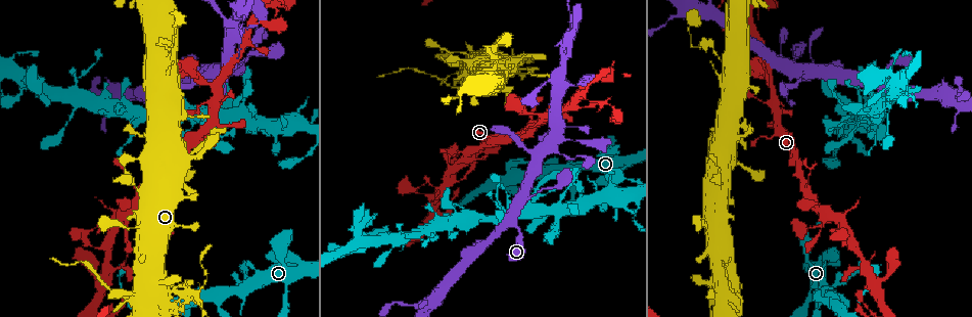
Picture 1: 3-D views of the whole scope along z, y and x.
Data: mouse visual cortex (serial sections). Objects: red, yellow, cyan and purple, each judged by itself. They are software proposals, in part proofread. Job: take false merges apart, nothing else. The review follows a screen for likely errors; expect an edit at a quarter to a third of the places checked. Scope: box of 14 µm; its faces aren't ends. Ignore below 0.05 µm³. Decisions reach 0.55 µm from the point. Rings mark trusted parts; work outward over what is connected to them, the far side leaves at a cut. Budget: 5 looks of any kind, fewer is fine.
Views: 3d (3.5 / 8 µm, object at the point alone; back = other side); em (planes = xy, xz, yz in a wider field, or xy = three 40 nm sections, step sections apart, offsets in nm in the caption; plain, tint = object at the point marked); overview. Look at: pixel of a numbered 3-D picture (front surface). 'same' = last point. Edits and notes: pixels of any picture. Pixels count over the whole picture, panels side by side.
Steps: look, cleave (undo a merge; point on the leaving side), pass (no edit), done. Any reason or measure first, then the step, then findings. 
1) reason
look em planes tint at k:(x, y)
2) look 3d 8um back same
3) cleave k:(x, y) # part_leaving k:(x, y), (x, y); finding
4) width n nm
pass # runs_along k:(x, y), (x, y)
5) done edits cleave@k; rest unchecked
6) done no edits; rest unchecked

look 3d 3.5um at 1:(742, 304)

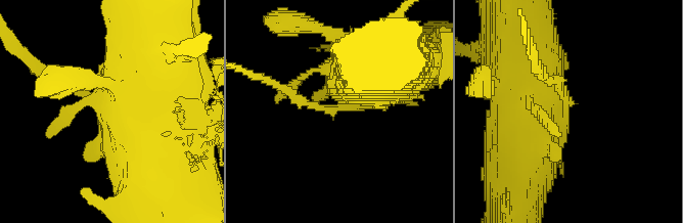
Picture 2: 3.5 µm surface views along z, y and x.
now the EM
look em xy step 1 tint at 2:(565, 113)

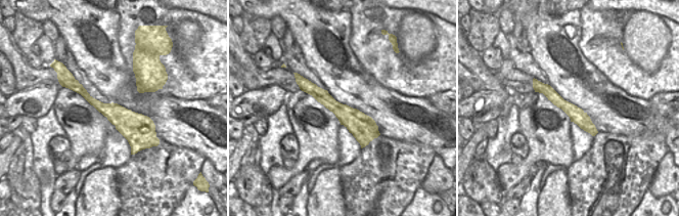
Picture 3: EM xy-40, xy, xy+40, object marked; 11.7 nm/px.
cleave 2:(311, 105) # two cells meet here

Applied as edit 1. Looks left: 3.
look overview

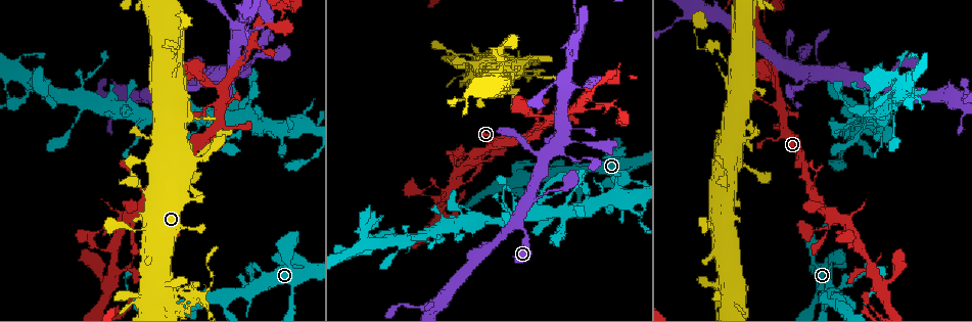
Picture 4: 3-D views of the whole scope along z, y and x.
sudden change in width
look 3d 3.5um at 4:(173, 48)

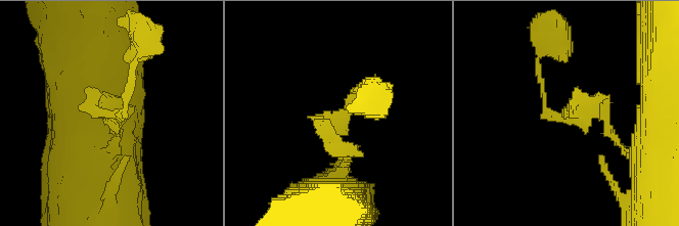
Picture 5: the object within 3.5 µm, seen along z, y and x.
arm_widths 100, 150 nm; now the EM
look em xy step 3 tint at 5:(340, 113)

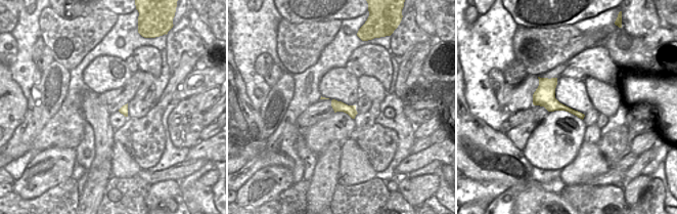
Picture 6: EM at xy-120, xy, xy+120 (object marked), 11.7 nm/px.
pass # runs_along 5:(601, 103), (551, 116), (539, 72); all the same cell

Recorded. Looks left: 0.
done edits cleave@2; rest unchecked

